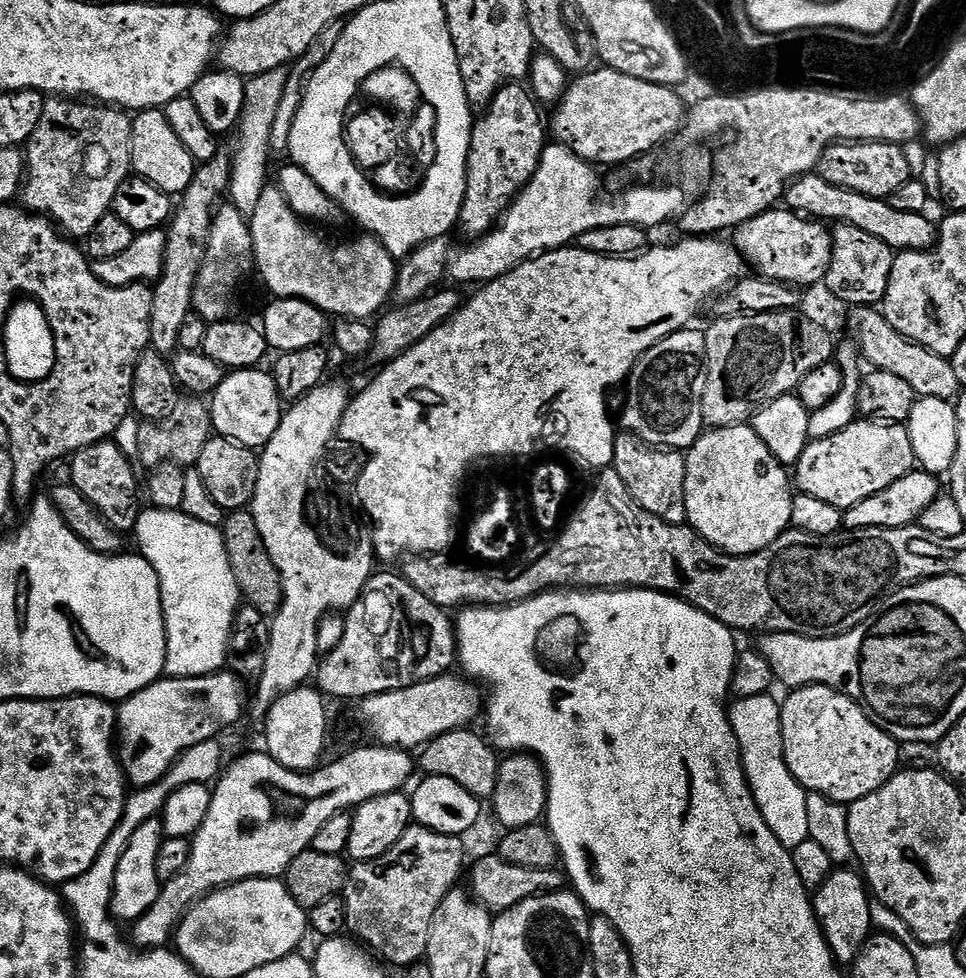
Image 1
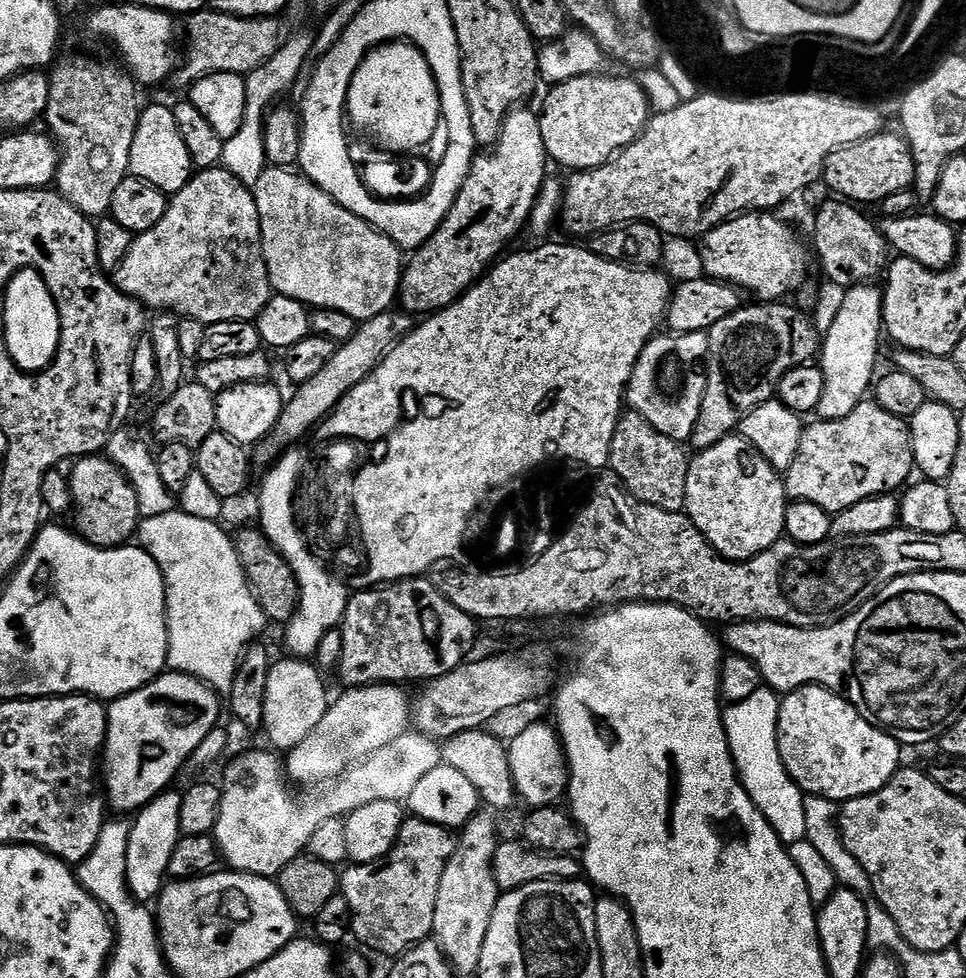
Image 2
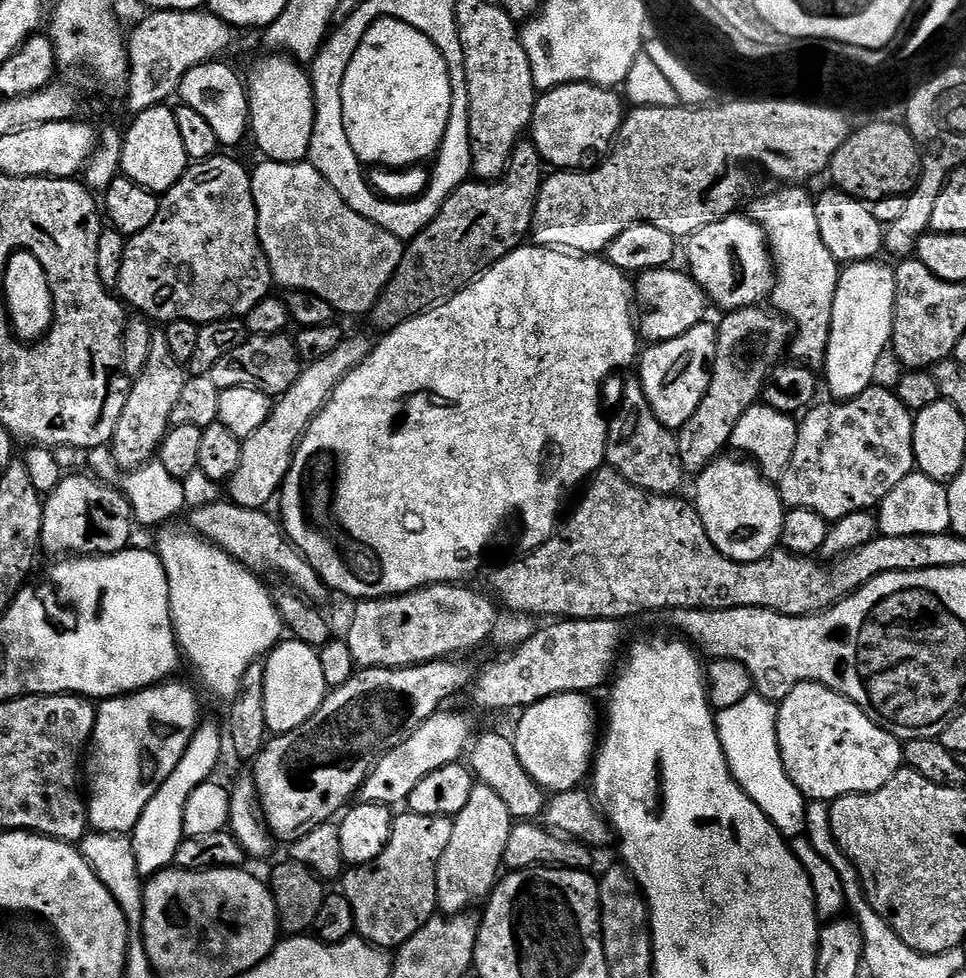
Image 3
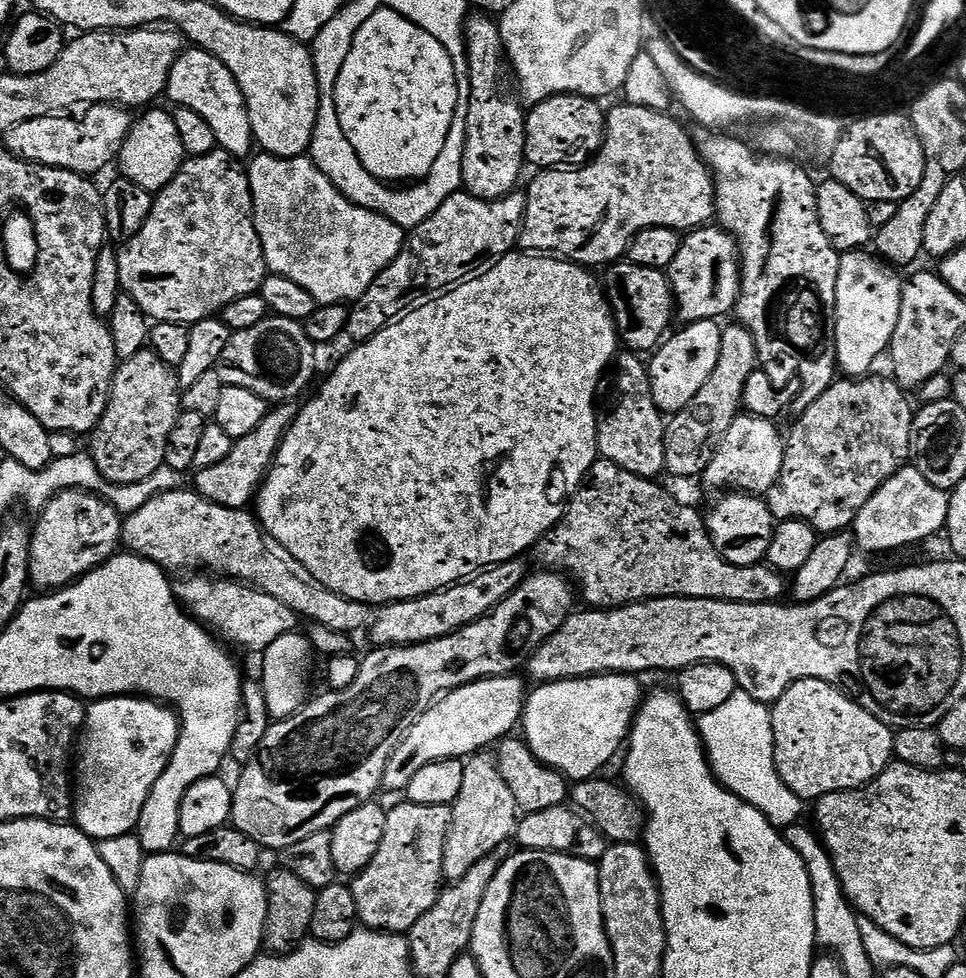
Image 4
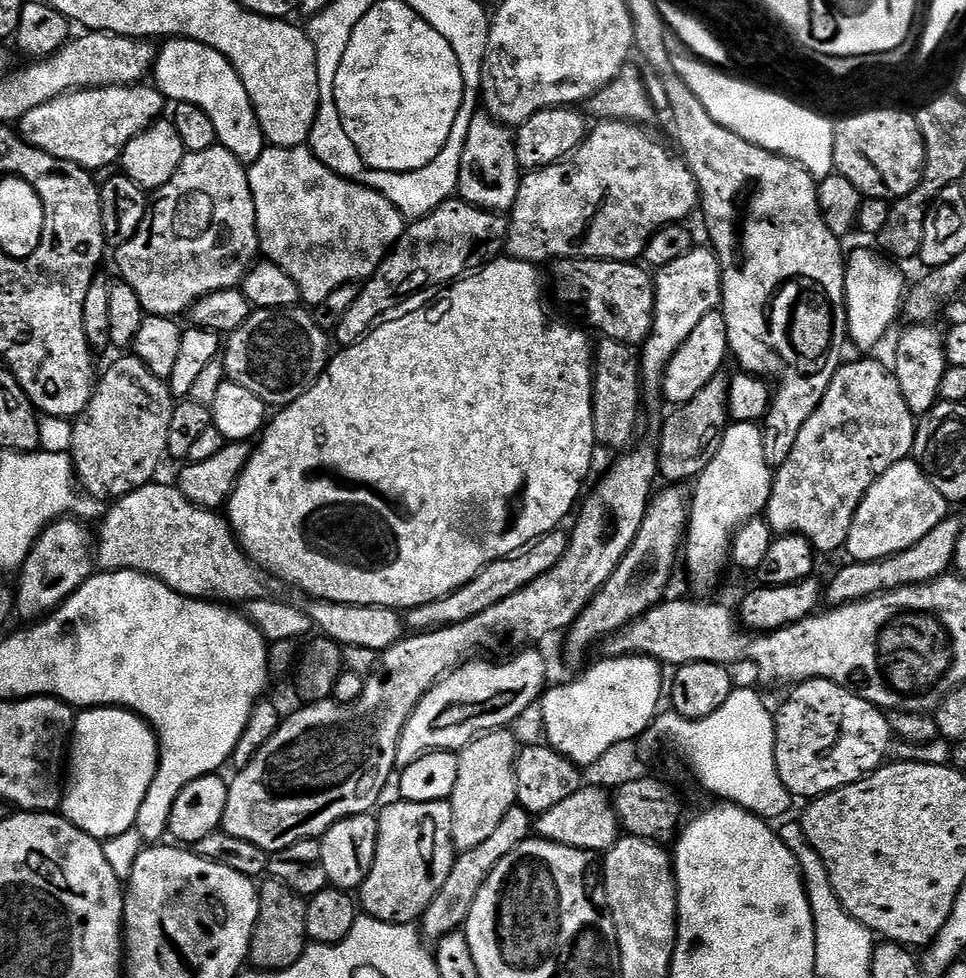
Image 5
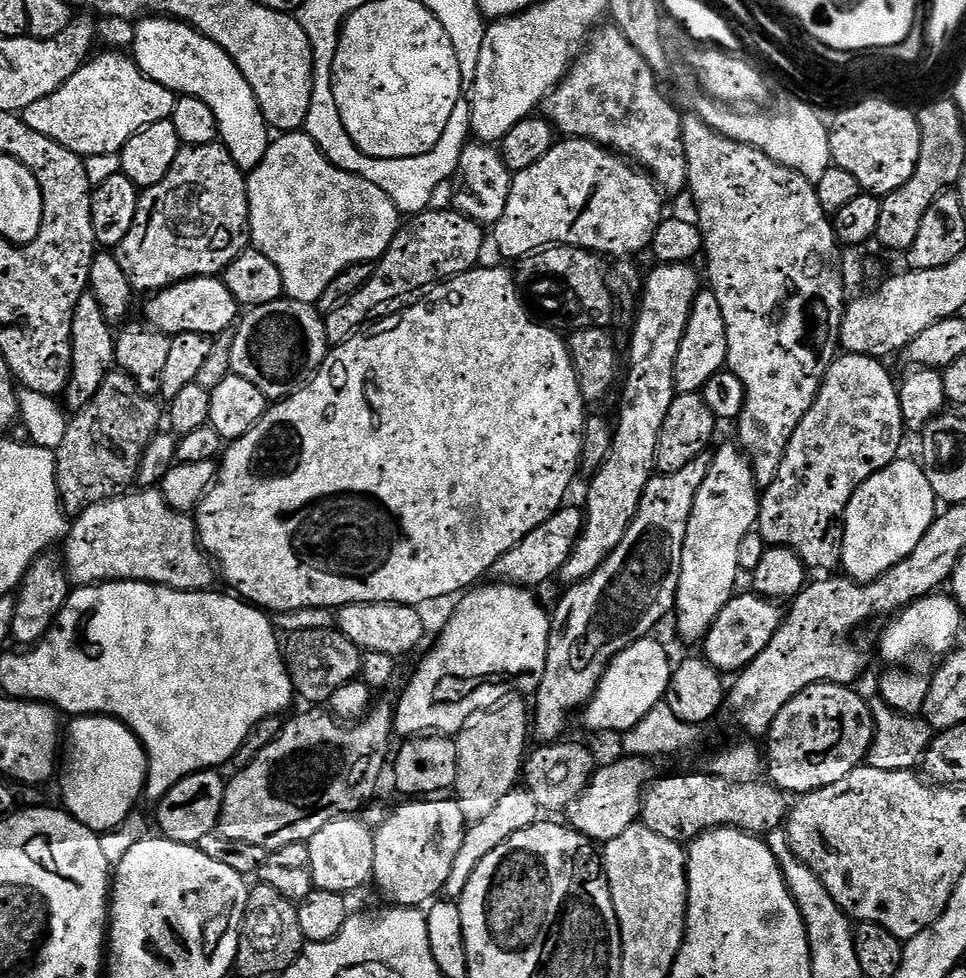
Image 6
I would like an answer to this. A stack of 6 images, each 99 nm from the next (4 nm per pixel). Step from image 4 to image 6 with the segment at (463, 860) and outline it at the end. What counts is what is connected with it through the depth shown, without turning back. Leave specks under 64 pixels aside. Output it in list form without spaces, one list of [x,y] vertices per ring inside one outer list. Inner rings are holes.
[[[509,698],[503,704],[497,704],[495,708],[474,713],[465,722],[463,730],[455,737],[456,782],[454,799],[462,806],[465,821],[475,822],[486,818],[486,814],[490,814],[490,810],[494,810],[494,805],[505,794],[510,794],[510,790],[517,787],[518,781],[521,779],[526,749],[529,747],[528,736],[530,740],[530,708],[529,705],[527,708],[520,700],[523,699]]]

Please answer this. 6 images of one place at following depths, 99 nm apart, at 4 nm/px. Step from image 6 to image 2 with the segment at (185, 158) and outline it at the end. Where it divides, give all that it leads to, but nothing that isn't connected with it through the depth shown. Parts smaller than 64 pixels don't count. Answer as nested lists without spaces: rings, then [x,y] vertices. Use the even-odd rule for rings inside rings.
[[[223,166],[197,171],[188,184],[169,199],[162,222],[133,239],[130,254],[126,254],[116,268],[114,283],[121,292],[140,301],[145,309],[163,310],[180,318],[189,316],[205,326],[214,322],[255,321],[274,295],[264,257],[255,191]]]

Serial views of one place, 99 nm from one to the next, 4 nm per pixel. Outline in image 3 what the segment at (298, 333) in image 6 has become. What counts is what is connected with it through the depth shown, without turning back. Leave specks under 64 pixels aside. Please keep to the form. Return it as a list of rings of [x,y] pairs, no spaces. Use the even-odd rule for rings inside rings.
[[[249,335],[237,348],[230,350],[230,354],[214,362],[210,375],[214,386],[221,390],[234,386],[250,386],[250,390],[262,390],[270,397],[279,398],[286,390],[290,390],[290,386],[294,386],[294,382],[300,377],[301,367],[296,341],[291,335]]]

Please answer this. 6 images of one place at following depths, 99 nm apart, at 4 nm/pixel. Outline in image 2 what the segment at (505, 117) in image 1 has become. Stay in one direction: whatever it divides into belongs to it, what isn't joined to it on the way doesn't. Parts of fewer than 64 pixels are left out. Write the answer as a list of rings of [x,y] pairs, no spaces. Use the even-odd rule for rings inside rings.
[[[528,106],[513,108],[489,152],[492,152],[489,156],[480,154],[473,159],[472,169],[468,172],[466,182],[462,182],[462,190],[458,190],[458,198],[454,198],[454,206],[450,206],[448,217],[421,248],[411,253],[412,261],[409,264],[407,261],[400,277],[398,304],[403,311],[409,314],[431,314],[441,308],[448,308],[501,259],[505,251],[503,248],[529,223],[536,198],[550,169],[548,151],[542,142],[539,115],[535,111],[531,112]]]

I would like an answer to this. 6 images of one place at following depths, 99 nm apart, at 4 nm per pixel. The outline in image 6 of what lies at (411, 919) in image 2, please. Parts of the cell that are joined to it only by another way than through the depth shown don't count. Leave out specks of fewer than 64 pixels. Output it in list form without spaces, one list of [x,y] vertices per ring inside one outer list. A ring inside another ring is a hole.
[[[412,798],[401,806],[397,812],[389,811],[385,815],[382,826],[375,829],[374,835],[374,870],[372,880],[376,888],[389,901],[389,905],[397,908],[419,908],[431,905],[443,893],[446,878],[450,878],[450,870],[454,870],[454,858],[462,846],[462,838],[466,831],[466,821],[462,814],[462,806],[454,798]]]

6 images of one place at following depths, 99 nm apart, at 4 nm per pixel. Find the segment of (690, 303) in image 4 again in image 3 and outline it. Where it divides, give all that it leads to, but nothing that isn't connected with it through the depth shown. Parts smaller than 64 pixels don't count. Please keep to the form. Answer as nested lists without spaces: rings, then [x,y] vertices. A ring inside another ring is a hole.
[[[733,214],[687,237],[687,271],[694,282],[708,296],[713,305],[724,308],[725,313],[737,312],[739,308],[750,308],[761,303],[769,295],[774,279],[772,258],[768,250],[768,239],[764,232],[747,214]]]

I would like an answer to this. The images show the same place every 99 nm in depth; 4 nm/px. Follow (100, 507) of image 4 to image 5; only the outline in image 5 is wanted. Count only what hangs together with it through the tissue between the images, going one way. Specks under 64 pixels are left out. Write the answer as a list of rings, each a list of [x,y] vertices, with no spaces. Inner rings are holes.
[[[61,518],[52,521],[44,533],[36,539],[26,562],[18,570],[20,581],[15,581],[14,591],[16,593],[16,607],[14,609],[17,617],[28,620],[24,622],[39,622],[45,616],[56,611],[65,600],[70,599],[79,588],[94,575],[94,532],[85,521],[75,518]]]

